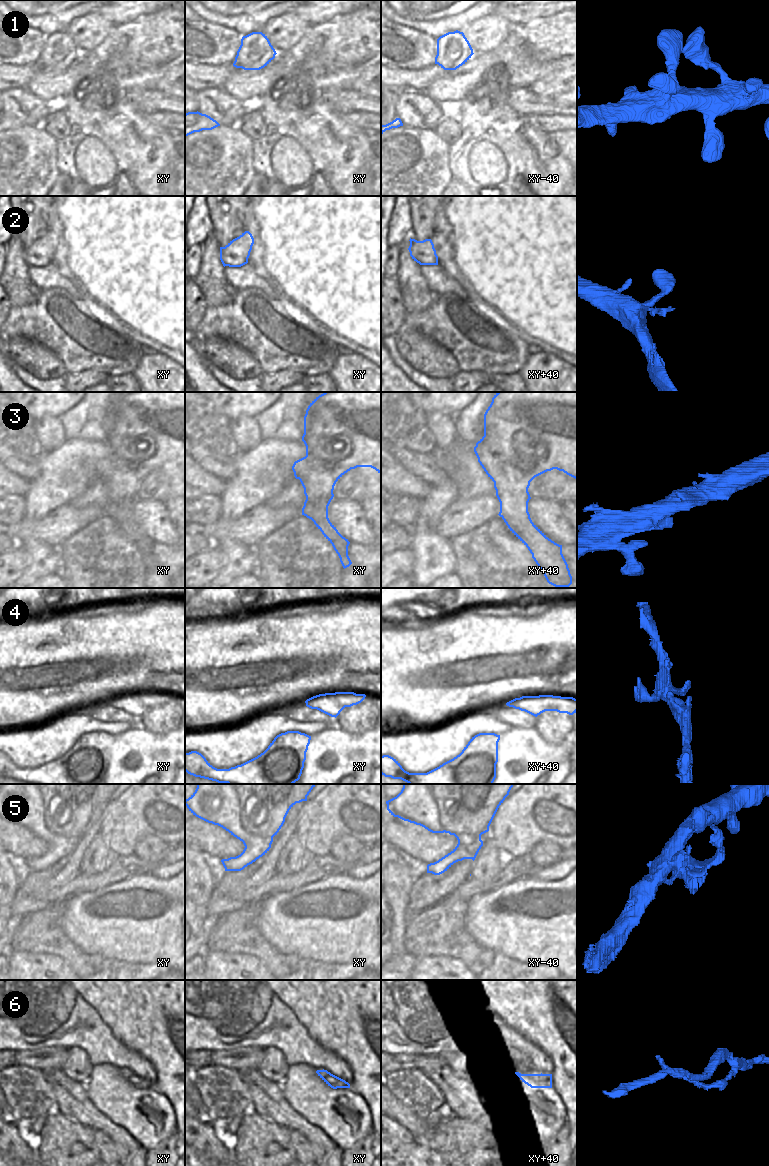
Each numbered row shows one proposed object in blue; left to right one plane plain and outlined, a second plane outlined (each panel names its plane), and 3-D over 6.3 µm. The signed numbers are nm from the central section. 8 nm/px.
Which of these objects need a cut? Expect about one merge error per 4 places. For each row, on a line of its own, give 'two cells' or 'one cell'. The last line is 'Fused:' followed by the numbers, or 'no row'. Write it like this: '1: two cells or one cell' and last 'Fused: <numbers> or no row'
1: one cell
2: one cell
3: one cell
4: one cell
5: two cells
6: one cell
Fused: 5

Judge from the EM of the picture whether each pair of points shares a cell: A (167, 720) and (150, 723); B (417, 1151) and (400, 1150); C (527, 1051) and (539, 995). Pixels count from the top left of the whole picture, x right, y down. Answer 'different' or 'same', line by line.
A: same
B: same
C: different

